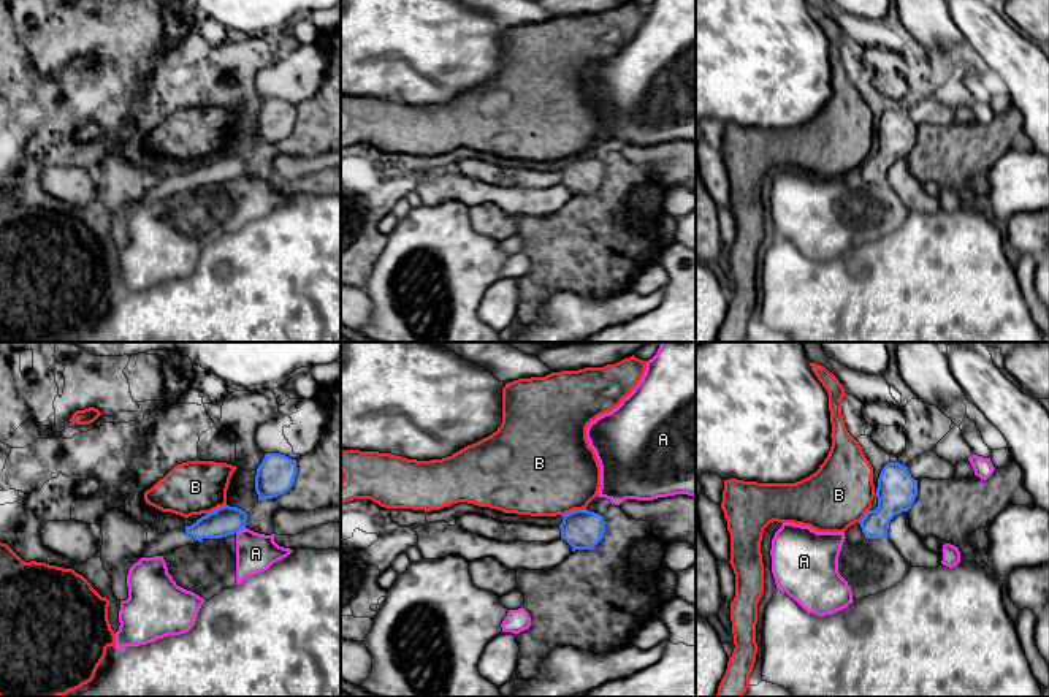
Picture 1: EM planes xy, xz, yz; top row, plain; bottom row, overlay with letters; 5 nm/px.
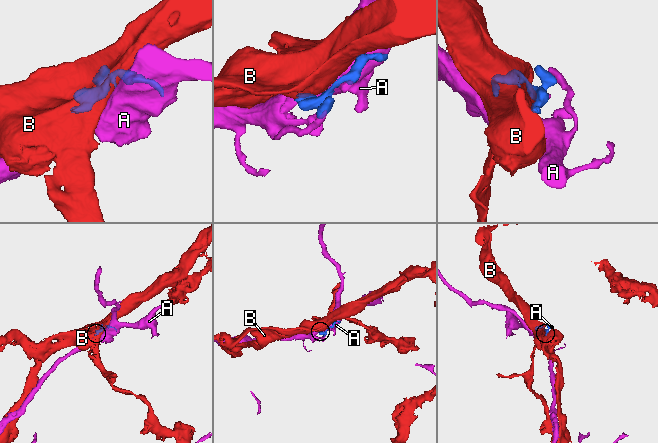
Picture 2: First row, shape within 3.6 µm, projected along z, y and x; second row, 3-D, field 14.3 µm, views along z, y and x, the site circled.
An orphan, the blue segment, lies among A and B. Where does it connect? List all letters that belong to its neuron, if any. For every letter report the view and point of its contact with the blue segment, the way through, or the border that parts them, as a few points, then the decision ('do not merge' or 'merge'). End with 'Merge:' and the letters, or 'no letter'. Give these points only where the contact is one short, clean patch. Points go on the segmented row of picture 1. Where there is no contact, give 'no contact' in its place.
A: contact xy (240, 529); do not merge
B: contact xz (574, 510); do not merge
Merge: no letter

